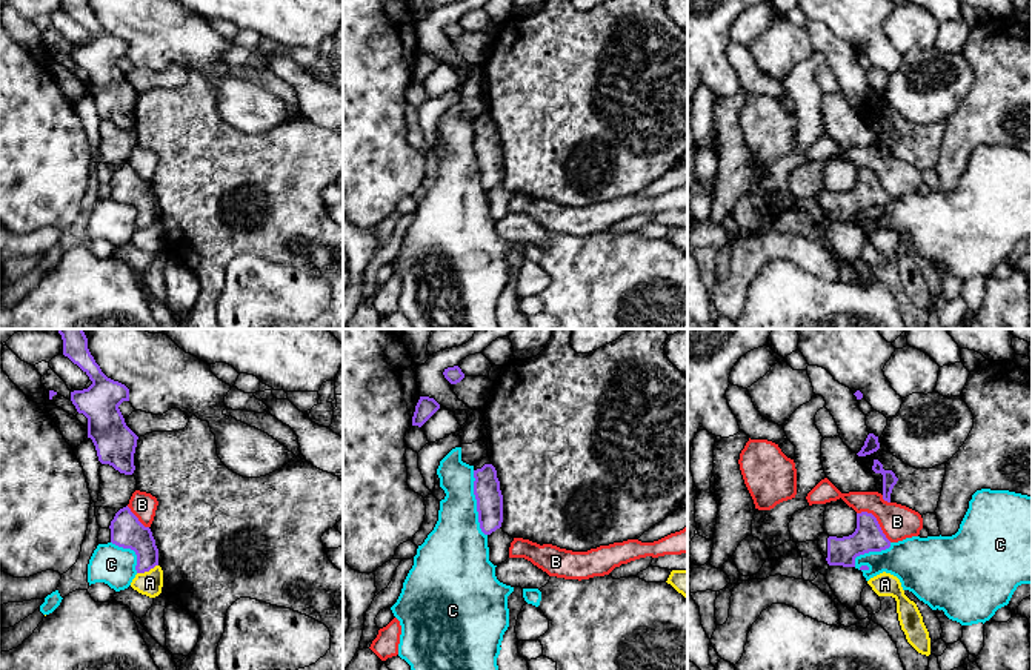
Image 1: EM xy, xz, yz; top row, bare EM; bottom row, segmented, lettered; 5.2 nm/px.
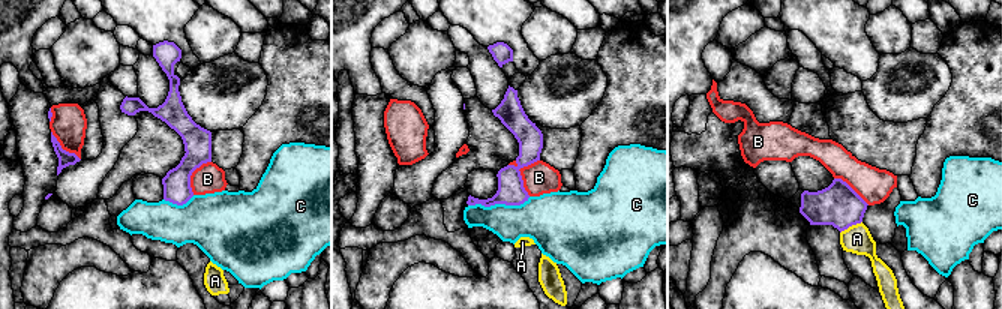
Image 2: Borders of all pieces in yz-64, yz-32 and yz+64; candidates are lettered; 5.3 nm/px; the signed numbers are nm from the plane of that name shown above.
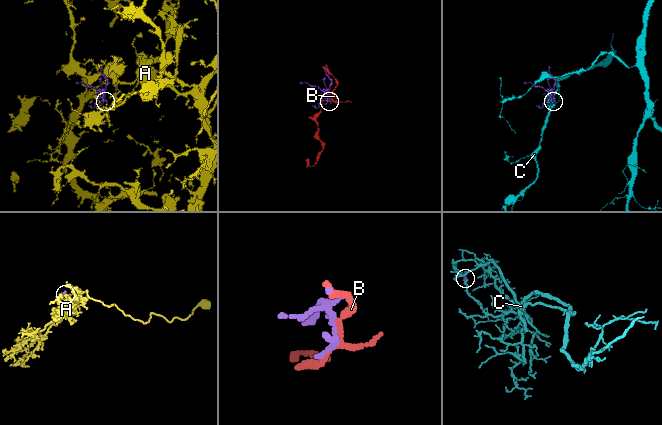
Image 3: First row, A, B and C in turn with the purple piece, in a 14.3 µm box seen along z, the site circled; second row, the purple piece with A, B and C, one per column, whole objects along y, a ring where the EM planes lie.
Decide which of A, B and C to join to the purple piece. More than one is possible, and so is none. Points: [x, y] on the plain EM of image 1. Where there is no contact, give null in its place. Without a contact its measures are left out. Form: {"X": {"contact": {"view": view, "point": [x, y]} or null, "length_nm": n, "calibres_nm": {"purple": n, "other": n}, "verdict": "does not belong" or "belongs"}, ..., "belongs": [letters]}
{"A": {"contact": {"view": "xy", "point": [146, 226]}, "length_nm": 120, "calibres_nm": {"purple": 170, "other": 130}, "verdict": "does not belong"}, "B": {"contact": {"view": "yz", "point": [877, 177]}, "length_nm": 240, "calibres_nm": {"purple": 160, "other": 180}, "verdict": "does not belong"}, "C": {"contact": {"view": "xz", "point": [477, 159]}, "length_nm": 360, "calibres_nm": {"purple": 140, "other": 300}, "verdict": "does not belong"}, "belongs": []}

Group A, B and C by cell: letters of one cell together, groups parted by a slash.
A / B / C

